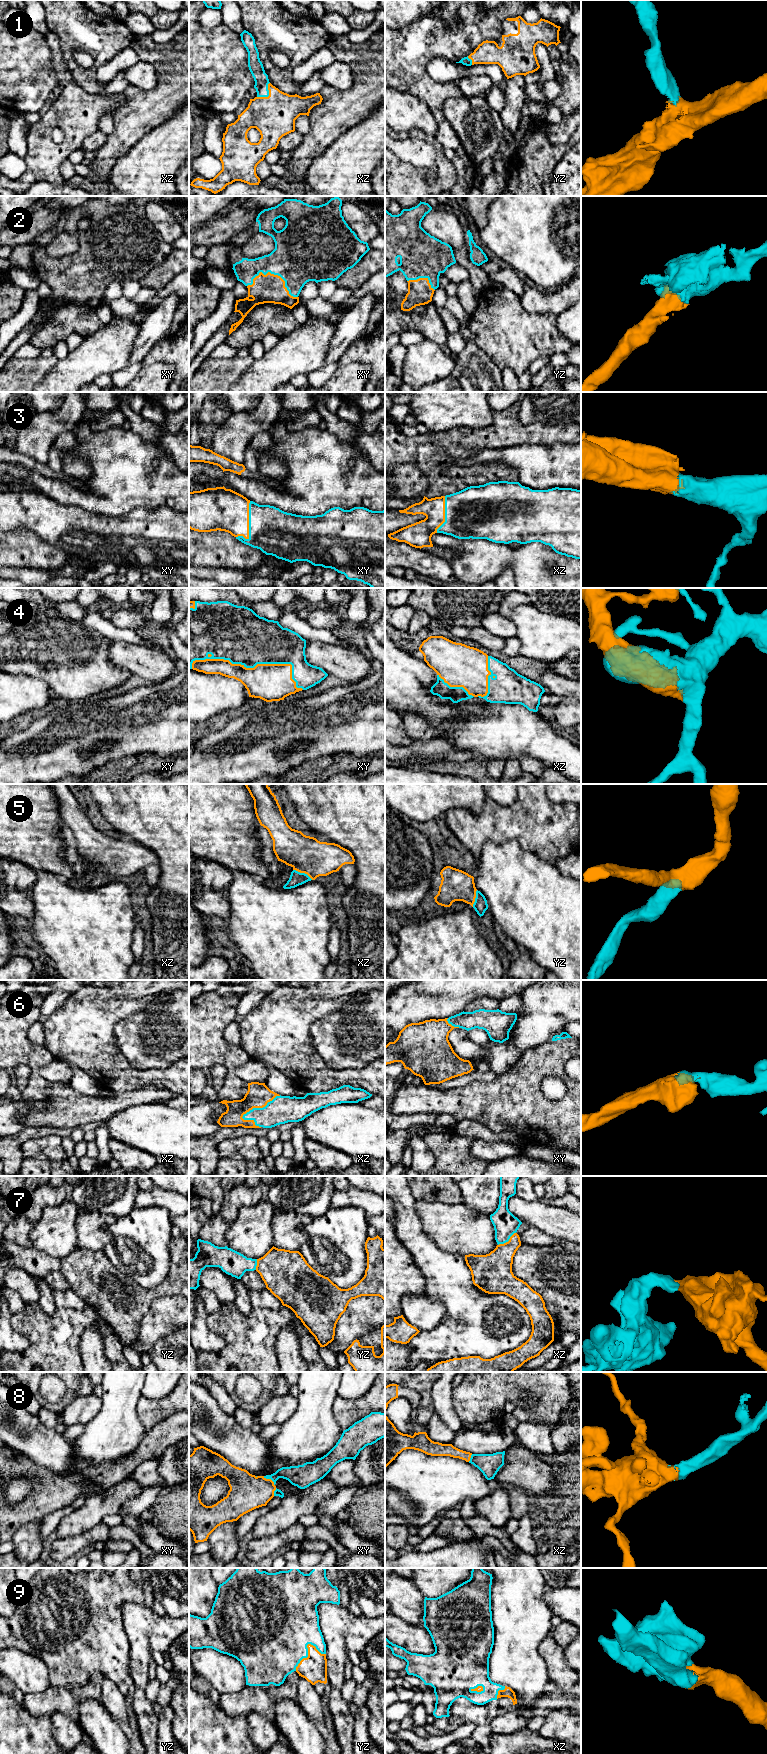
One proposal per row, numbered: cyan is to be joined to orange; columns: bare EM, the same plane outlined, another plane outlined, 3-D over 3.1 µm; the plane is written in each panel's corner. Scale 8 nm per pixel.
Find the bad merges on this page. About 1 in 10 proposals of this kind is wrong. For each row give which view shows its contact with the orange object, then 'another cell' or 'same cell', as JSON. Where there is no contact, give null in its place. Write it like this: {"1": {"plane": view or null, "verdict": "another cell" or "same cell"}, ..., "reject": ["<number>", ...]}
{"1": {"plane": "xz", "verdict": "same cell"}, "2": {"plane": "xy", "verdict": "same cell"}, "3": {"plane": "xy", "verdict": "same cell"}, "4": {"plane": "xy", "verdict": "same cell"}, "5": {"plane": "xz", "verdict": "same cell"}, "6": {"plane": "xz", "verdict": "same cell"}, "7": {"plane": "xz", "verdict": "same cell"}, "8": {"plane": "xy", "verdict": "same cell"}, "9": {"plane": "yz", "verdict": "same cell"}, "reject": []}

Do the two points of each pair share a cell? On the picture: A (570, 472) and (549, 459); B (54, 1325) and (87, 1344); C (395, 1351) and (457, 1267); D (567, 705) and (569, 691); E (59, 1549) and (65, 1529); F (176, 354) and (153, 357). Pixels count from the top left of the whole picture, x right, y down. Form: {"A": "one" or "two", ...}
{"A": "one", "B": "two", "C": "two", "D": "two", "E": "two", "F": "one"}

